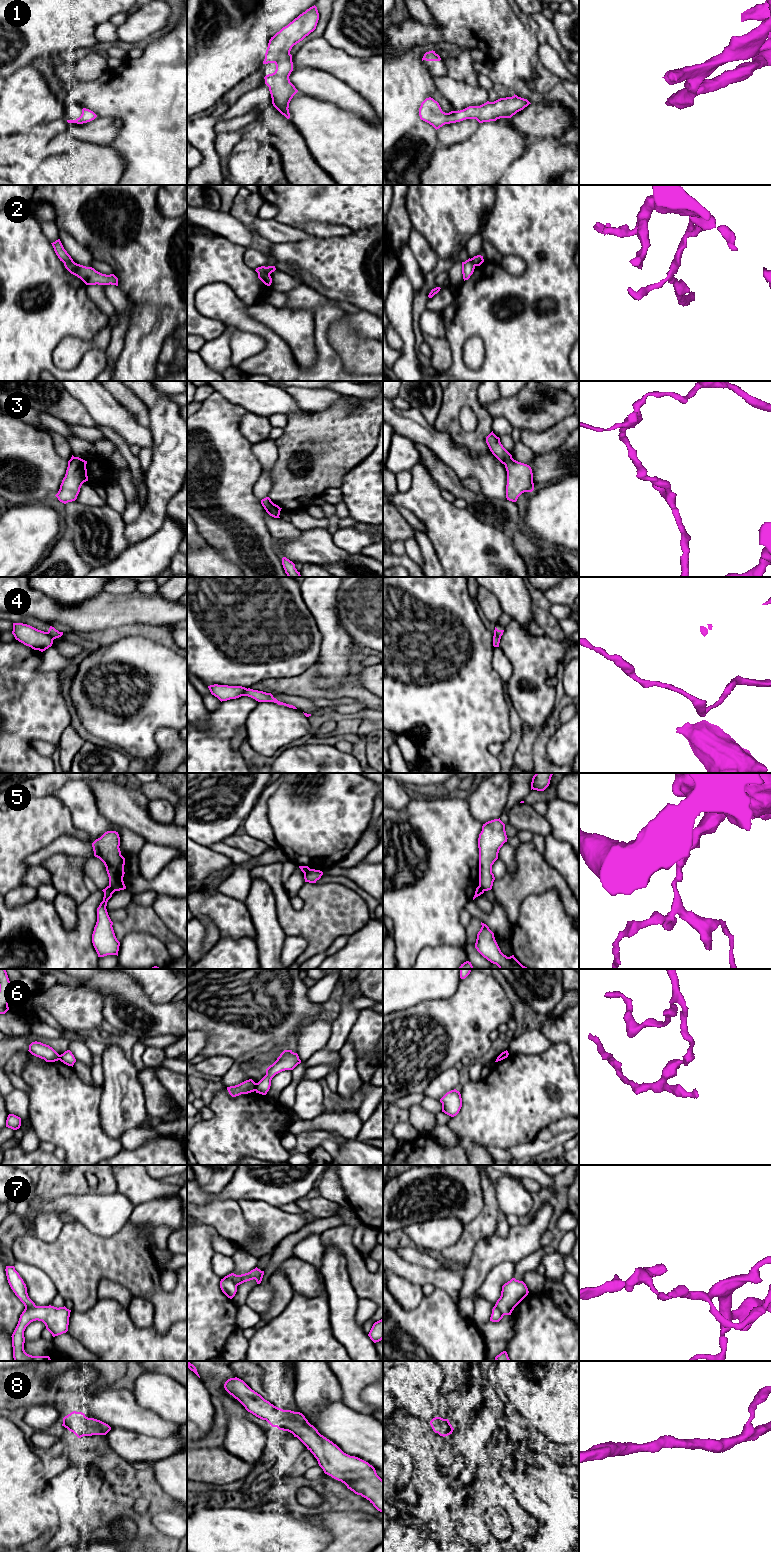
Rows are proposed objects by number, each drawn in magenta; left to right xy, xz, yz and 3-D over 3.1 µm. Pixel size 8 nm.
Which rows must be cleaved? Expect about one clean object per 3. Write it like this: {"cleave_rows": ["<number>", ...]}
{"cleave_rows": ["2", "3", "4", "5", "6", "7"]}

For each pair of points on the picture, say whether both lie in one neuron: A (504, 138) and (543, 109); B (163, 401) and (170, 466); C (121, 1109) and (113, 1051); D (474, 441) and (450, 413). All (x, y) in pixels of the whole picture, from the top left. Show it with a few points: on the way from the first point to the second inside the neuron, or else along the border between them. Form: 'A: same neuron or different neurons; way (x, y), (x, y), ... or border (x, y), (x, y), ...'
A: different neurons; border (508, 118), (510, 123), (525, 137)
B: same neuron; way (163, 417), (159, 430), (157, 450)
C: same neuron; way (121, 1095), (121, 1077), (115, 1065)
D: same neuron; way (466, 439), (450, 421)

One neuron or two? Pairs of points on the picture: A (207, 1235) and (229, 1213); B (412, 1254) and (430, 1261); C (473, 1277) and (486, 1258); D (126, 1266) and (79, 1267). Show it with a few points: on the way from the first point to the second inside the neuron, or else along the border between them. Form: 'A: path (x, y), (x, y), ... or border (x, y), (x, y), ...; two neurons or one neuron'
A: border (199, 1222), (211, 1225), (219, 1234); two neurons
B: path (416, 1257), (426, 1260); one neuron
C: path (475, 1272), (481, 1263); one neuron
D: path (114, 1266), (91, 1266); one neuron

